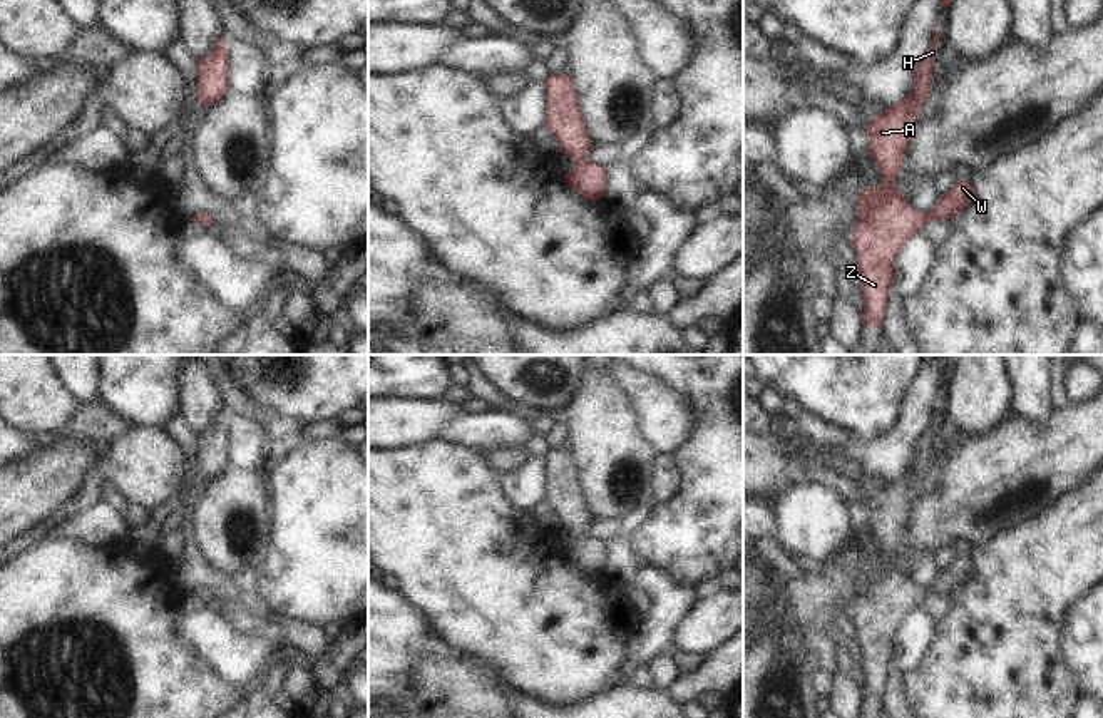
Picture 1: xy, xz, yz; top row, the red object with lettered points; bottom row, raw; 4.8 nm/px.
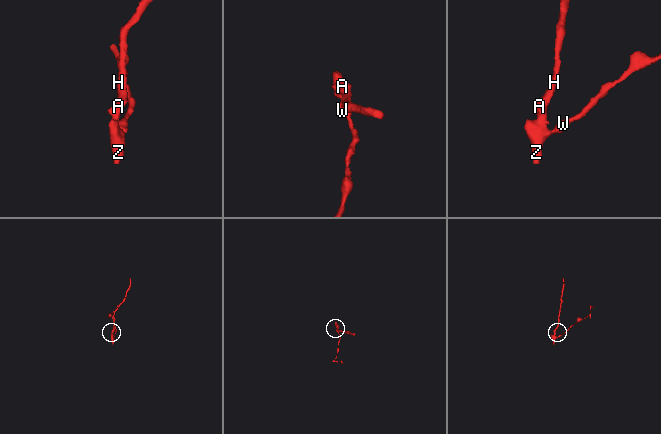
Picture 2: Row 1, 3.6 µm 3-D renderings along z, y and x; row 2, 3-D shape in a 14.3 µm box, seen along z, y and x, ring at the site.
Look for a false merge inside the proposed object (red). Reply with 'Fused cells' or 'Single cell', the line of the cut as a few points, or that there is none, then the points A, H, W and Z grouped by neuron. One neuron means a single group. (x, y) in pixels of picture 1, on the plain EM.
Single cell. No split. Groups: A H W Z

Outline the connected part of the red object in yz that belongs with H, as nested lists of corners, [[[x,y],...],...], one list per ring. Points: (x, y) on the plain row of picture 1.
[[[939,407],[917,440],[914,467],[870,495],[864,504],[870,532],[880,544],[880,559],[864,562],[857,569],[852,621],[859,629],[859,661],[865,673],[864,701],[880,701],[892,664],[895,631],[904,619],[934,594],[952,594],[967,582],[976,566],[969,554],[957,556],[949,567],[939,571],[929,587],[917,587],[897,566],[904,531],[921,480],[929,472]]]

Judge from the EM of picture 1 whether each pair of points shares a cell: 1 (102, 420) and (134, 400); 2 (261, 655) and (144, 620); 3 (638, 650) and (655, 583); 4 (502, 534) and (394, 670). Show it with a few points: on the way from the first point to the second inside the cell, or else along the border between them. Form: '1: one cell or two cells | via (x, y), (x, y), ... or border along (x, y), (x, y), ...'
1: two cells | border along (99, 397), (131, 425)
2: two cells | border along (178, 610), (176, 635), (203, 660)
3: one cell | via (655, 633), (658, 600)
4: two cells | border along (402, 598), (425, 618), (434, 633)

